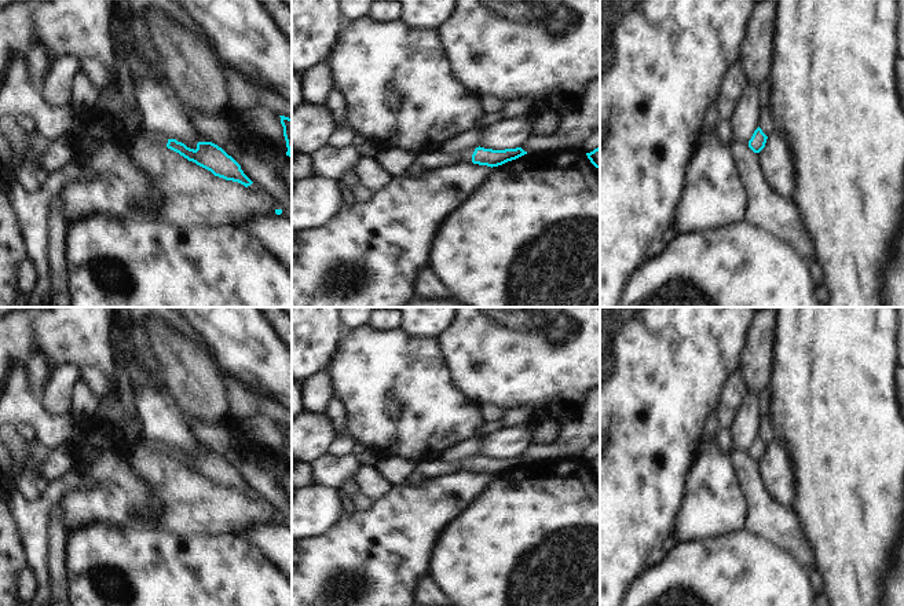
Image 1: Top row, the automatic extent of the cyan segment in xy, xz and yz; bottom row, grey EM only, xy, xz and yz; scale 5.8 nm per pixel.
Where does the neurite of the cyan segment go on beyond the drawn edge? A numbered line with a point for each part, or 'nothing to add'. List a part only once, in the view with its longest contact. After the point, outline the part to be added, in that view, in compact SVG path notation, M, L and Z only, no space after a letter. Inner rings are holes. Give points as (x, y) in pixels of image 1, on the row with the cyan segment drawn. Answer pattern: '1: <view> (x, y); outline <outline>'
1: xz (429, 160); outline M476 147L446 154L442 150L425 152L417 154L416 163L421 165L422 171L435 169L438 167L450 167L460 163L472 163L472 154Z

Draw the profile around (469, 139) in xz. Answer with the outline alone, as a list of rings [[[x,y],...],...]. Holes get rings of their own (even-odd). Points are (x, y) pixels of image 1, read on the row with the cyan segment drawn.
[[[473,128],[471,131],[458,134],[442,145],[442,152],[446,154],[453,154],[473,147],[479,147],[480,143],[480,129]]]

